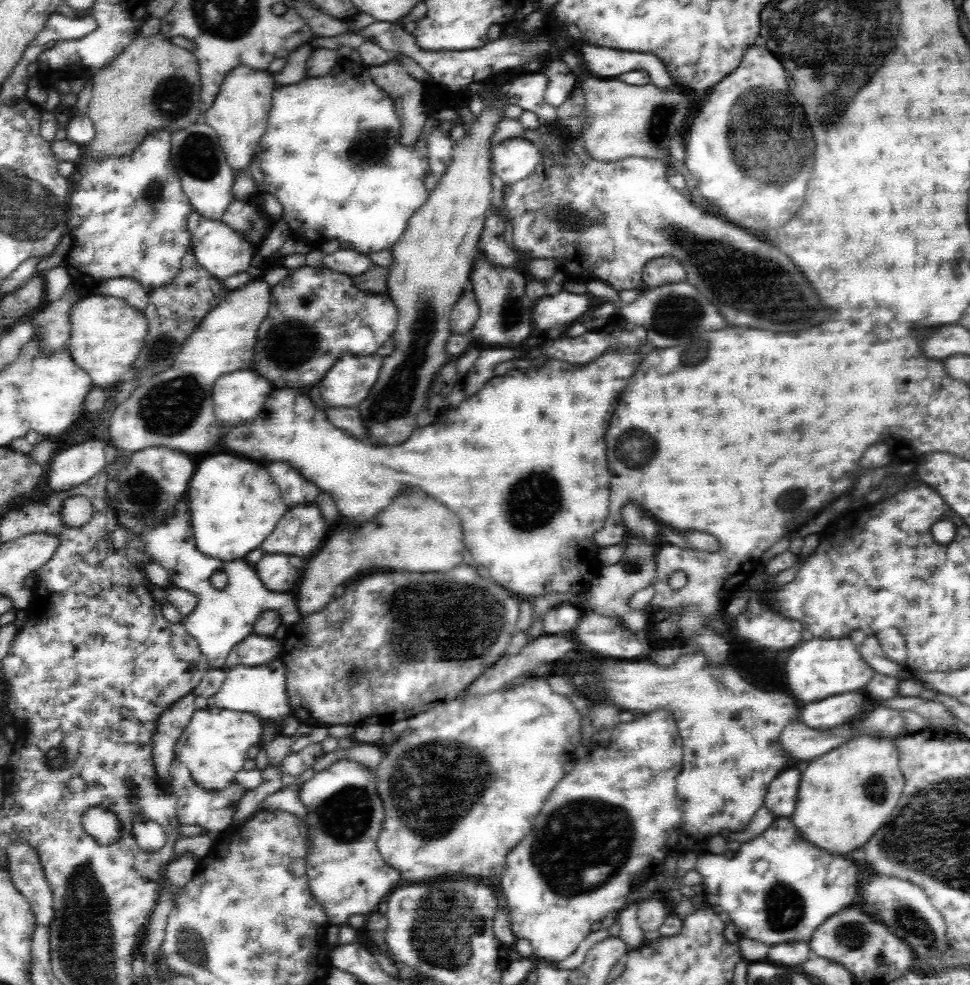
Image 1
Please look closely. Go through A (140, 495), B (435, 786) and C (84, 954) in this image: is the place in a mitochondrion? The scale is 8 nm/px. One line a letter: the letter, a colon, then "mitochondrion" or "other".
A: mitochondrion
B: mitochondrion
C: mitochondrion

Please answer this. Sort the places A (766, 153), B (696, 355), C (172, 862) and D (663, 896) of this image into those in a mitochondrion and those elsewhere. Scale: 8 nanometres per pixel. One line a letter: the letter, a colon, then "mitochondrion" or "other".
A: mitochondrion
B: mitochondrion
C: other
D: other

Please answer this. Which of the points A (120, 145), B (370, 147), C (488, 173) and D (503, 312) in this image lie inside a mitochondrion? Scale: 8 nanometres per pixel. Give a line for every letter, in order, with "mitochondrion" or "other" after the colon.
A: other
B: mitochondrion
C: other
D: mitochondrion

